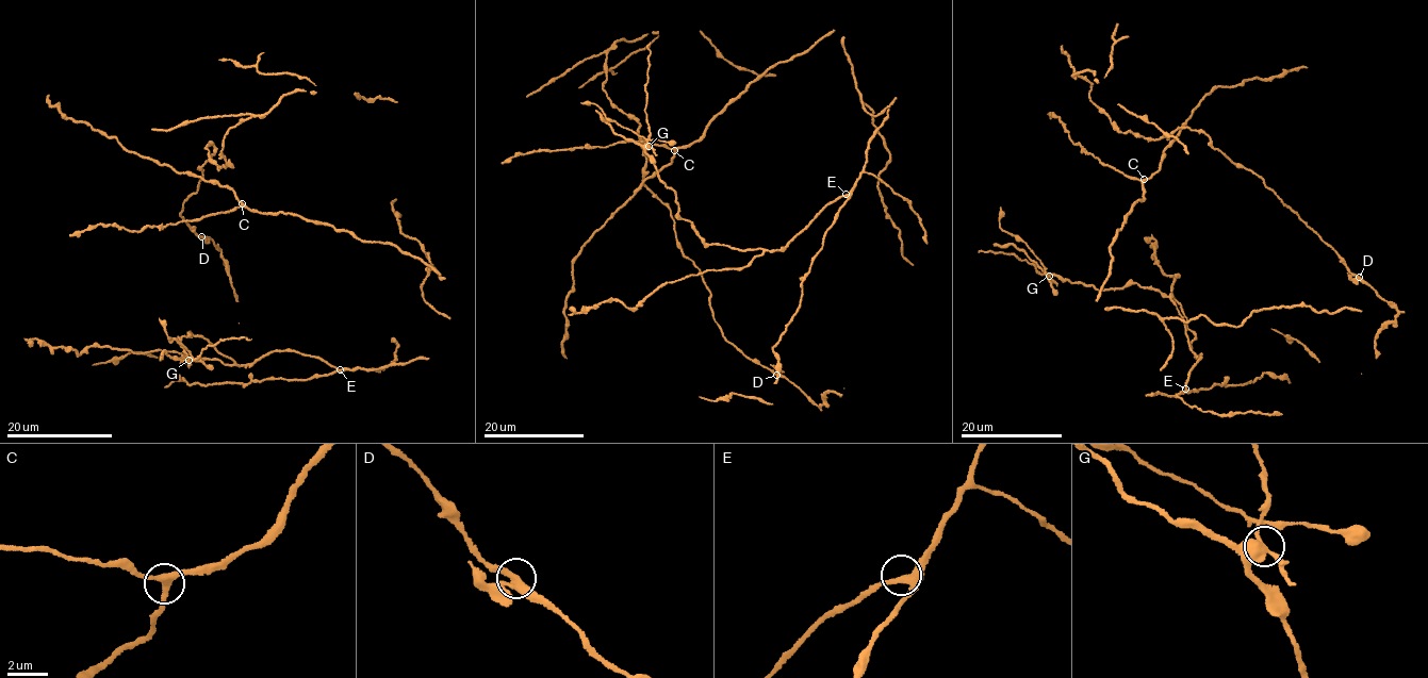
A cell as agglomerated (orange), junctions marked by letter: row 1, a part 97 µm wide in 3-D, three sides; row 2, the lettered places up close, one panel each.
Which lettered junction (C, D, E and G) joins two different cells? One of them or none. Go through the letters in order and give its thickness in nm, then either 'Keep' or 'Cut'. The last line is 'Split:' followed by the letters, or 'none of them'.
C: Thickness 320 nm. Keep
D: Thickness 280 nm. Keep
E: Thickness 320 nm. Keep
G: Thickness 300 nm. Cut
Split: G

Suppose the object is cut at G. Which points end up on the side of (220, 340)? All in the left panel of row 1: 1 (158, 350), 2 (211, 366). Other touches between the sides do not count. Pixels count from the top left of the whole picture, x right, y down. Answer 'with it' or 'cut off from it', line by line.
1: cut off from it
2: with it

